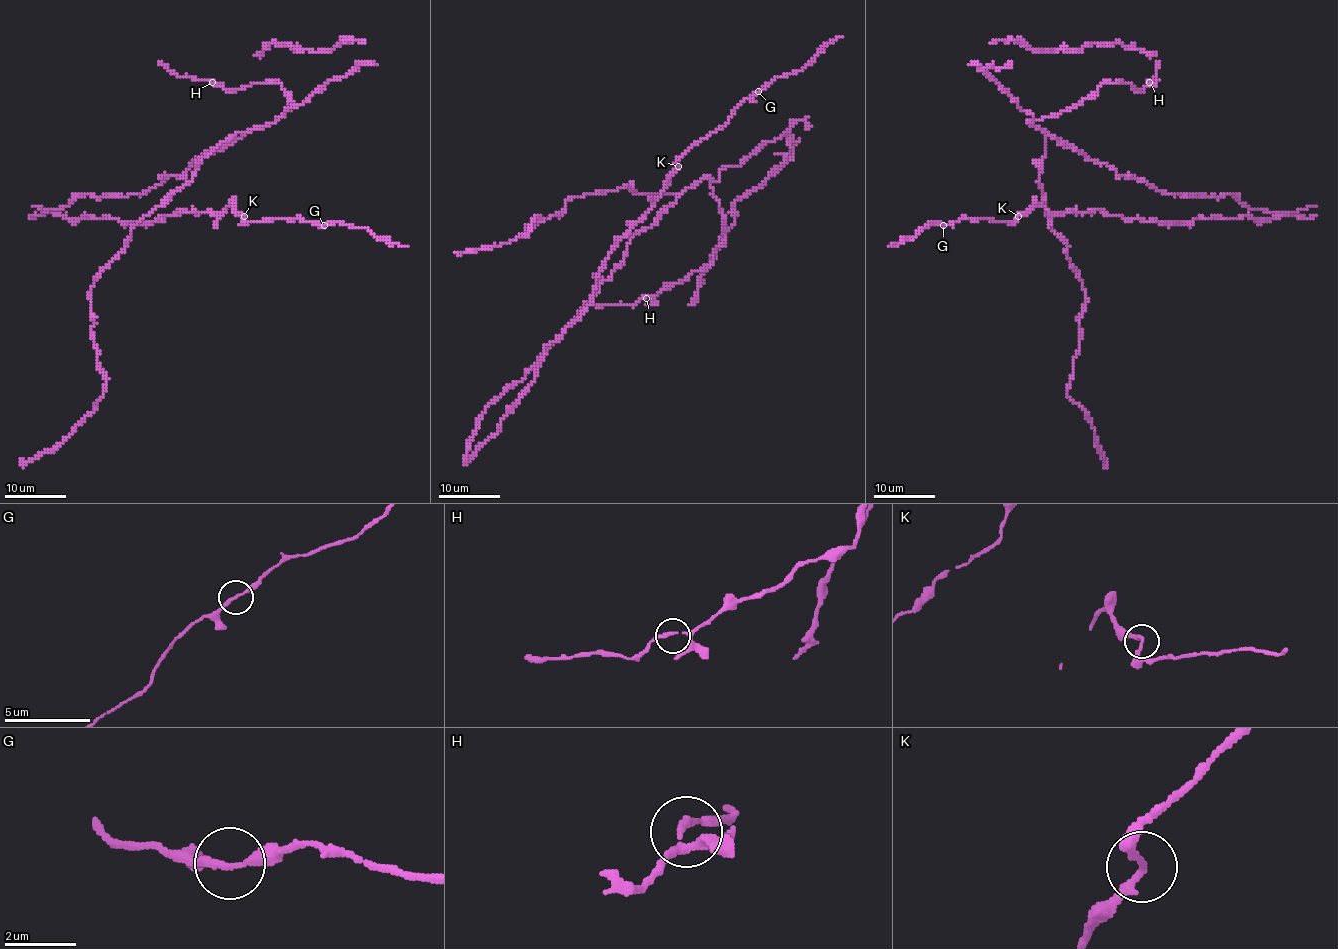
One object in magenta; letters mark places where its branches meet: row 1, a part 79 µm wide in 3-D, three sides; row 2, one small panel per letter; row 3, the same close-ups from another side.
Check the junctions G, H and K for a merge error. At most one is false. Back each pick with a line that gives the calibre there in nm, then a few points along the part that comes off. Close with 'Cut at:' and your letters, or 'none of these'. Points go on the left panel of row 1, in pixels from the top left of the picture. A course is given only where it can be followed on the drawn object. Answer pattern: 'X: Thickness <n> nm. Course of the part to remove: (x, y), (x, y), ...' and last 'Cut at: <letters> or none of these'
Cut at: none of these

